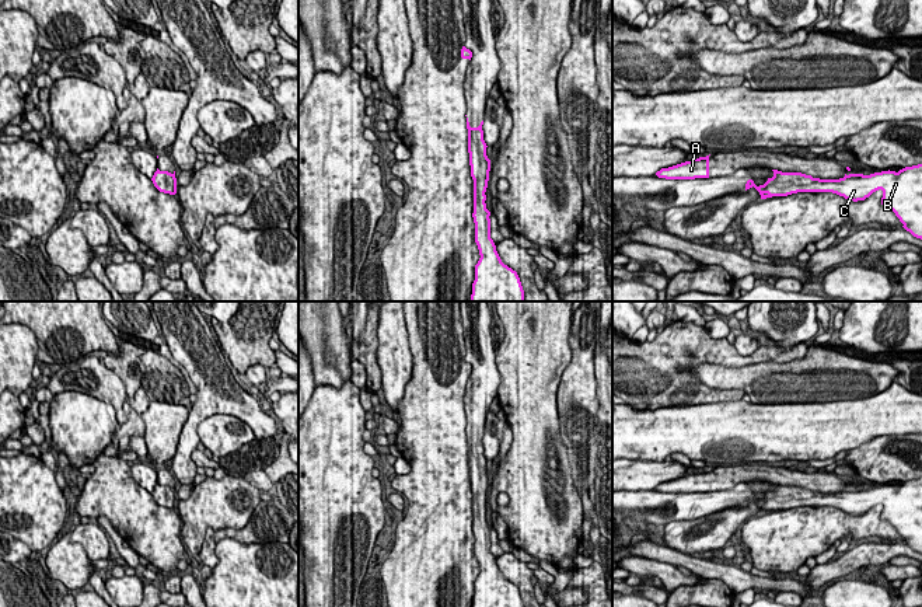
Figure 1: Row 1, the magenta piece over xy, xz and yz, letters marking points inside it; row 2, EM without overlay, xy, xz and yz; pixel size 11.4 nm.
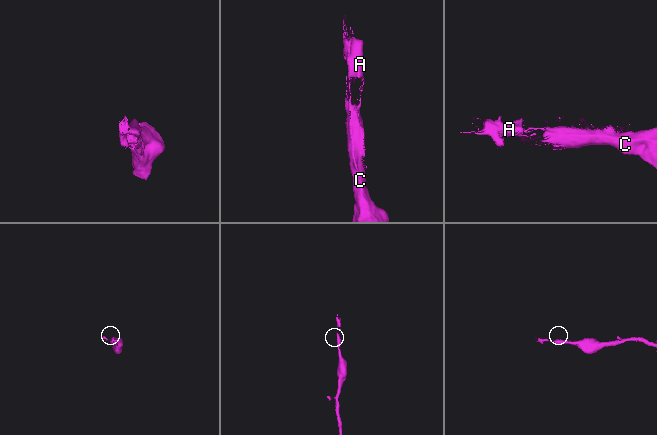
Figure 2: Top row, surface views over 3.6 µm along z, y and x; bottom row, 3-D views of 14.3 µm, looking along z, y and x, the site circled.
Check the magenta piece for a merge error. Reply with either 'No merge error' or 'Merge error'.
Merge error

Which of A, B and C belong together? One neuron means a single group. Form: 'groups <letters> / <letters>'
groups A / B C

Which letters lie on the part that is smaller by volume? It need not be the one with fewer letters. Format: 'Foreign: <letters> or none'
Foreign: A

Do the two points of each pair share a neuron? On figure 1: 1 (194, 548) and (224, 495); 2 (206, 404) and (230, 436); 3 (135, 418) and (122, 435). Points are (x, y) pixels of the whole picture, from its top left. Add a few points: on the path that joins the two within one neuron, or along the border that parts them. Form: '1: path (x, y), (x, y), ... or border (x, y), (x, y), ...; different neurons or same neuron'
1: path (194, 536), (194, 526), (212, 508); same neuron
2: border (247, 424), (212, 414), (196, 433); different neurons
3: path (135, 422), (126, 431); same neuron

